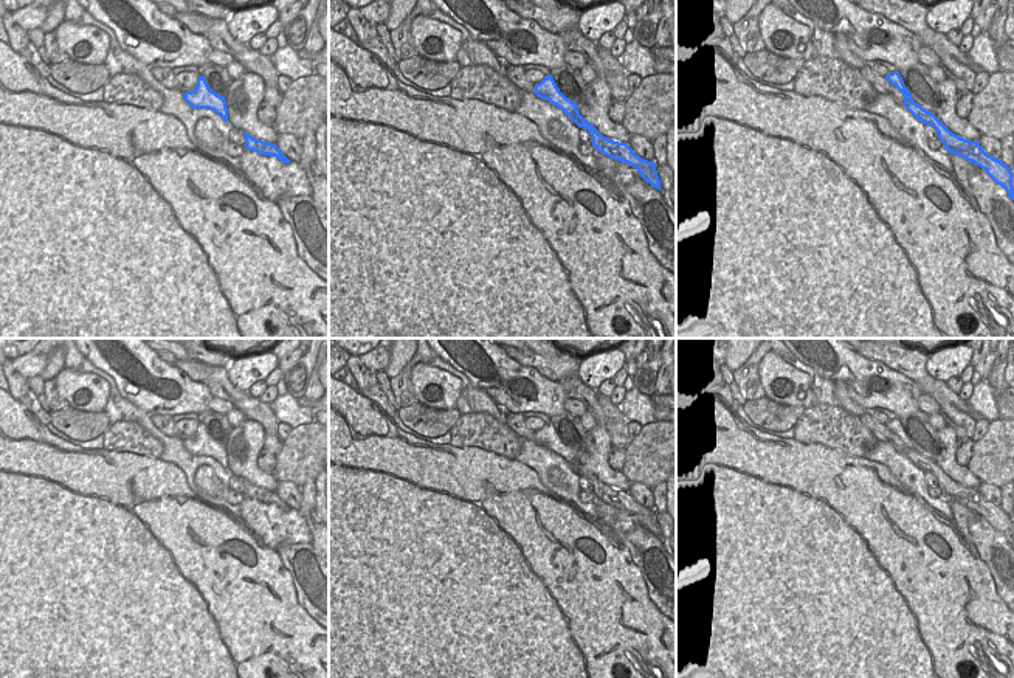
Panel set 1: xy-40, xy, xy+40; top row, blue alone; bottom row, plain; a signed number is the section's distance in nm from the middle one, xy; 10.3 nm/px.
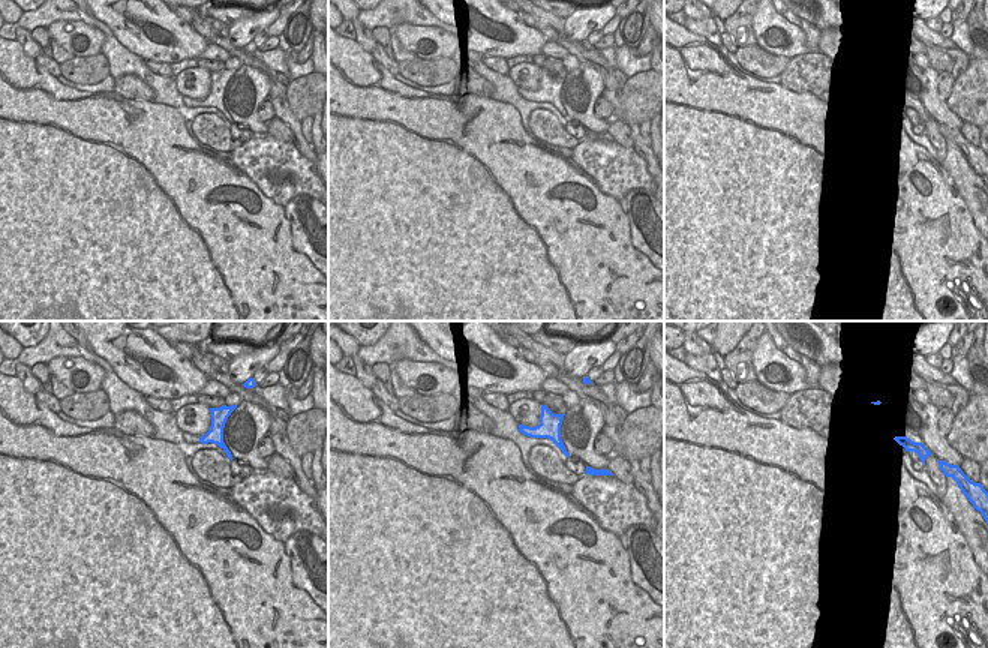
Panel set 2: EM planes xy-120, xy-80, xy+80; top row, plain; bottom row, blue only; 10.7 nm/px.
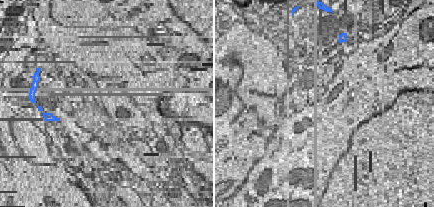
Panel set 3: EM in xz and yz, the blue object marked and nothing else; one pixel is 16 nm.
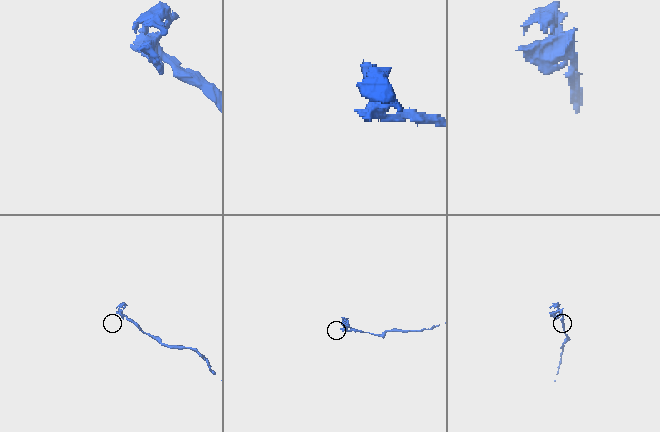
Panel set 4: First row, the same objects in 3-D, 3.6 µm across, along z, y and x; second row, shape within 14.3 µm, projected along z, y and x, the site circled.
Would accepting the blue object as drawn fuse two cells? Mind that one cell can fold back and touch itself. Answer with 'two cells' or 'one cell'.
two cells

